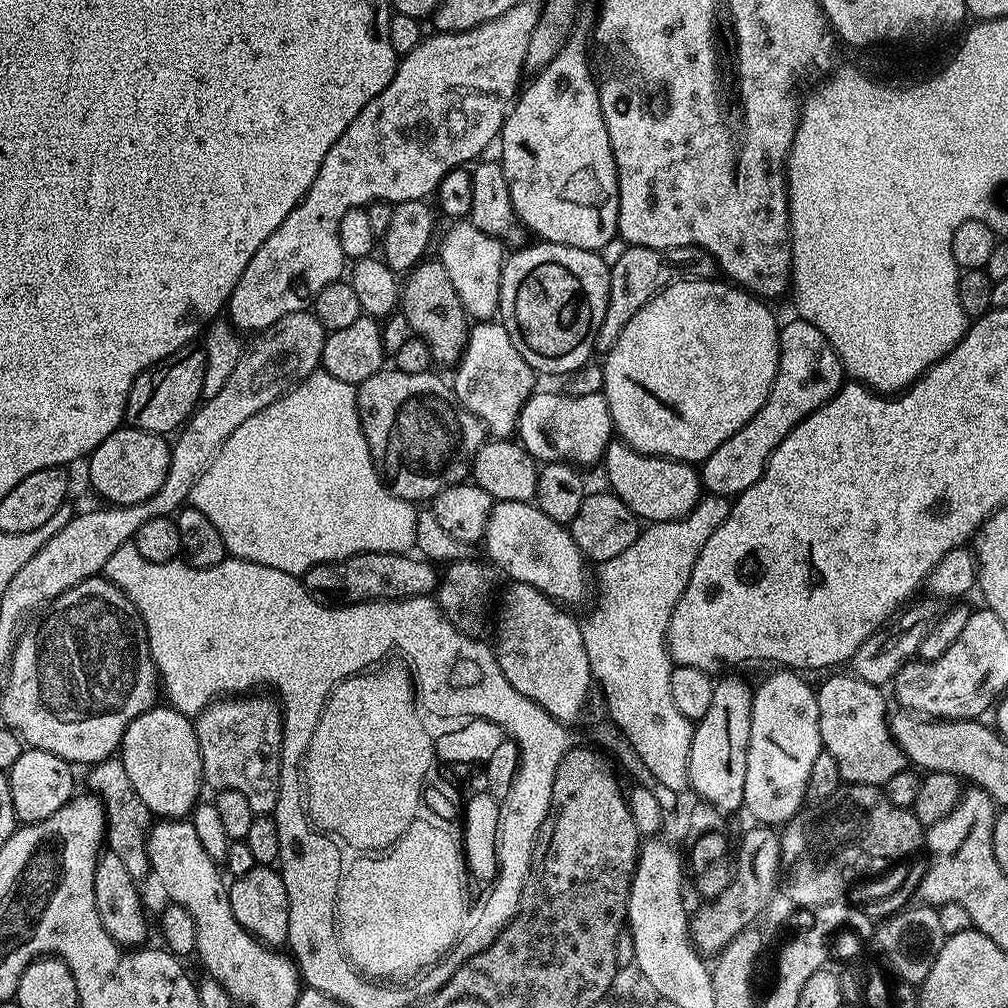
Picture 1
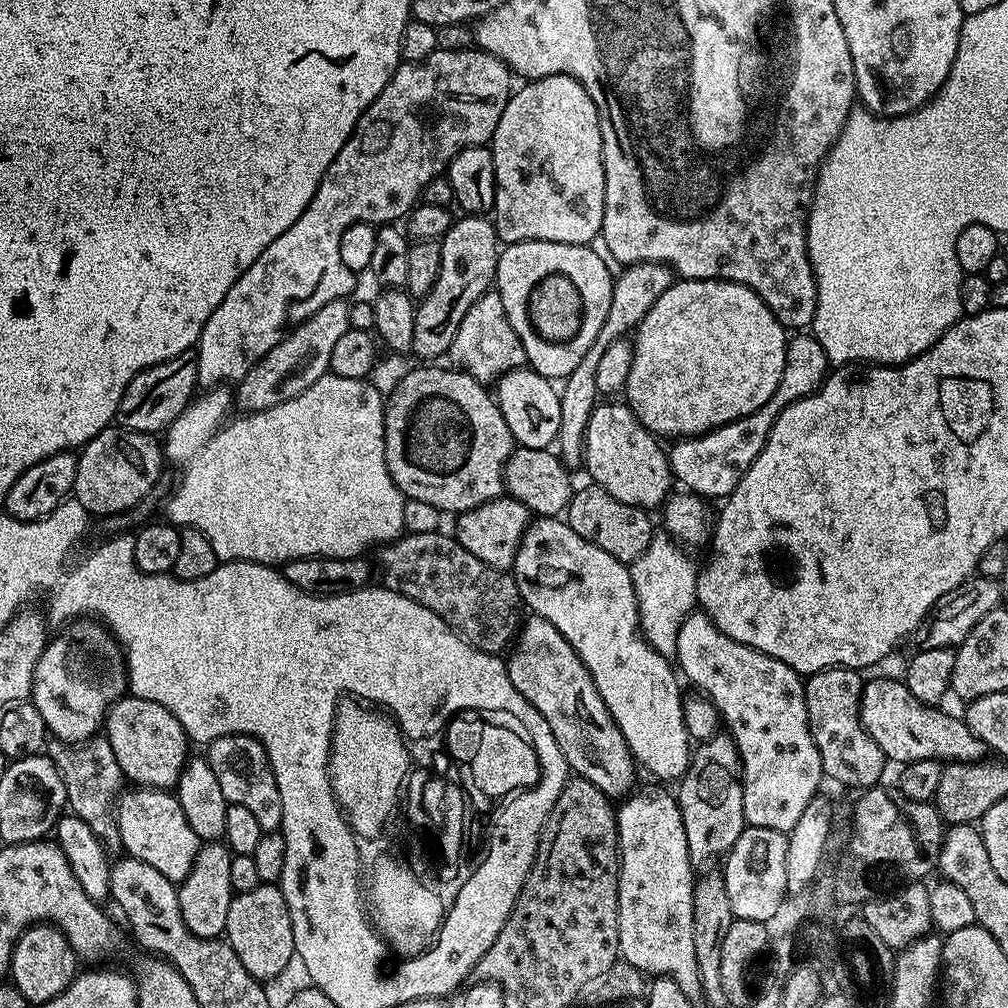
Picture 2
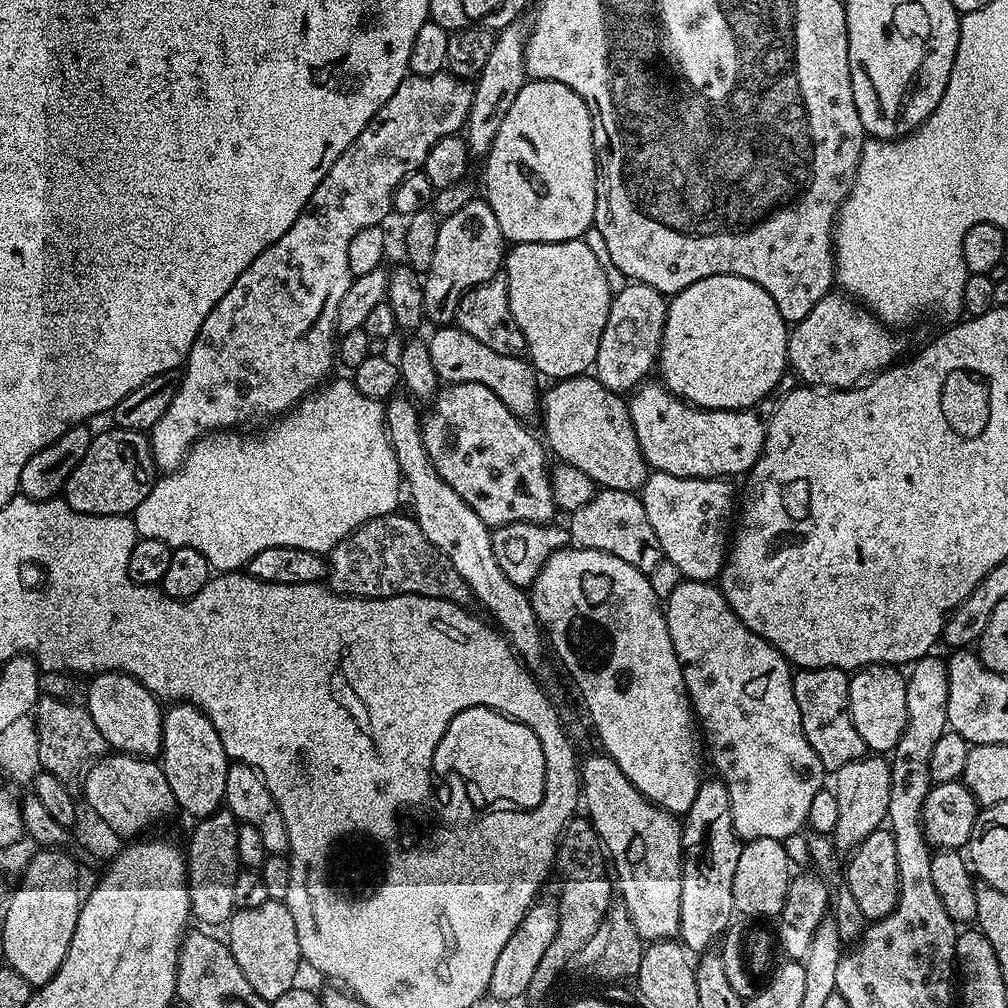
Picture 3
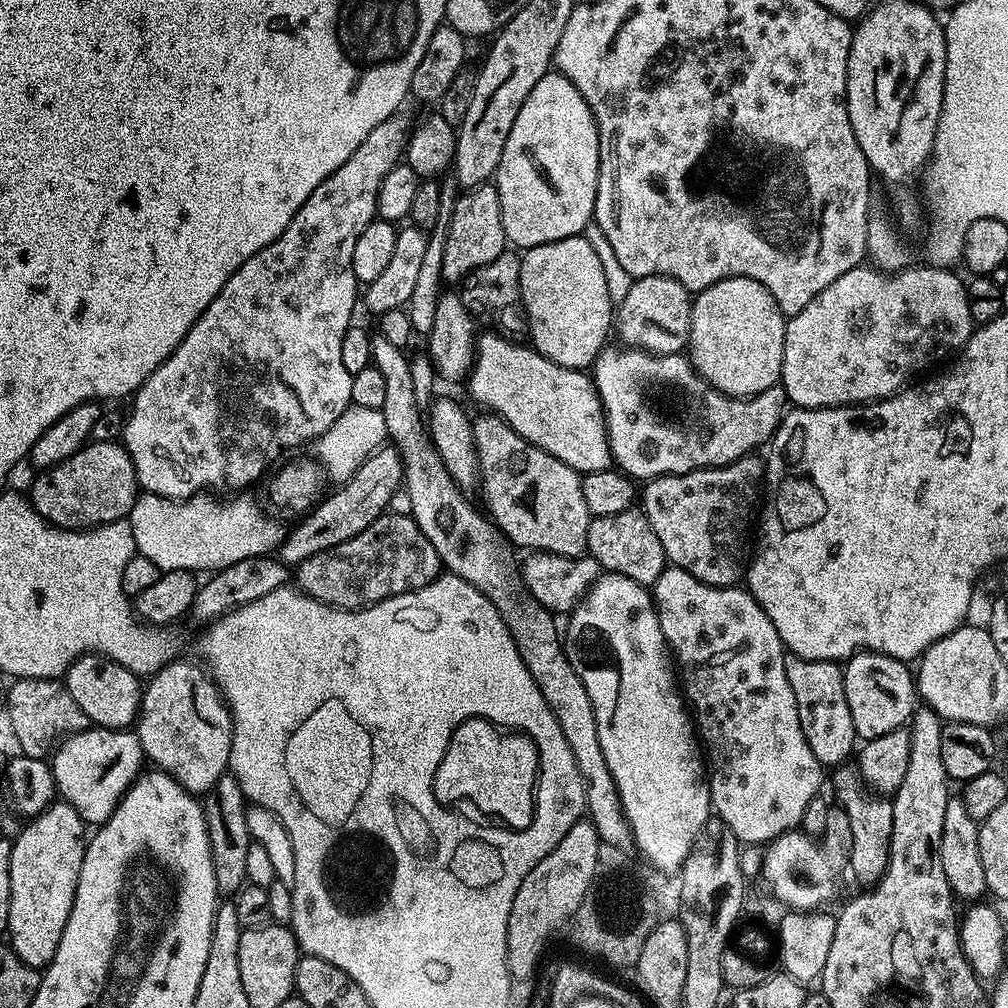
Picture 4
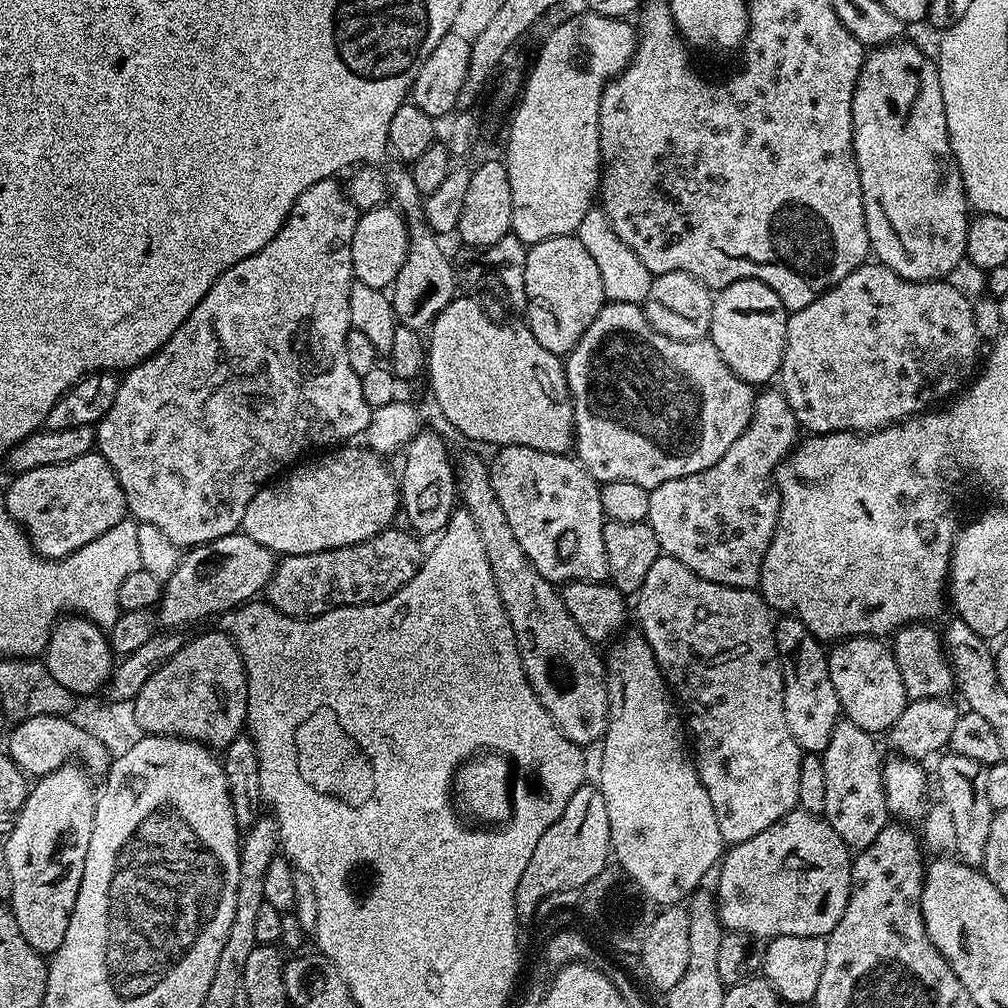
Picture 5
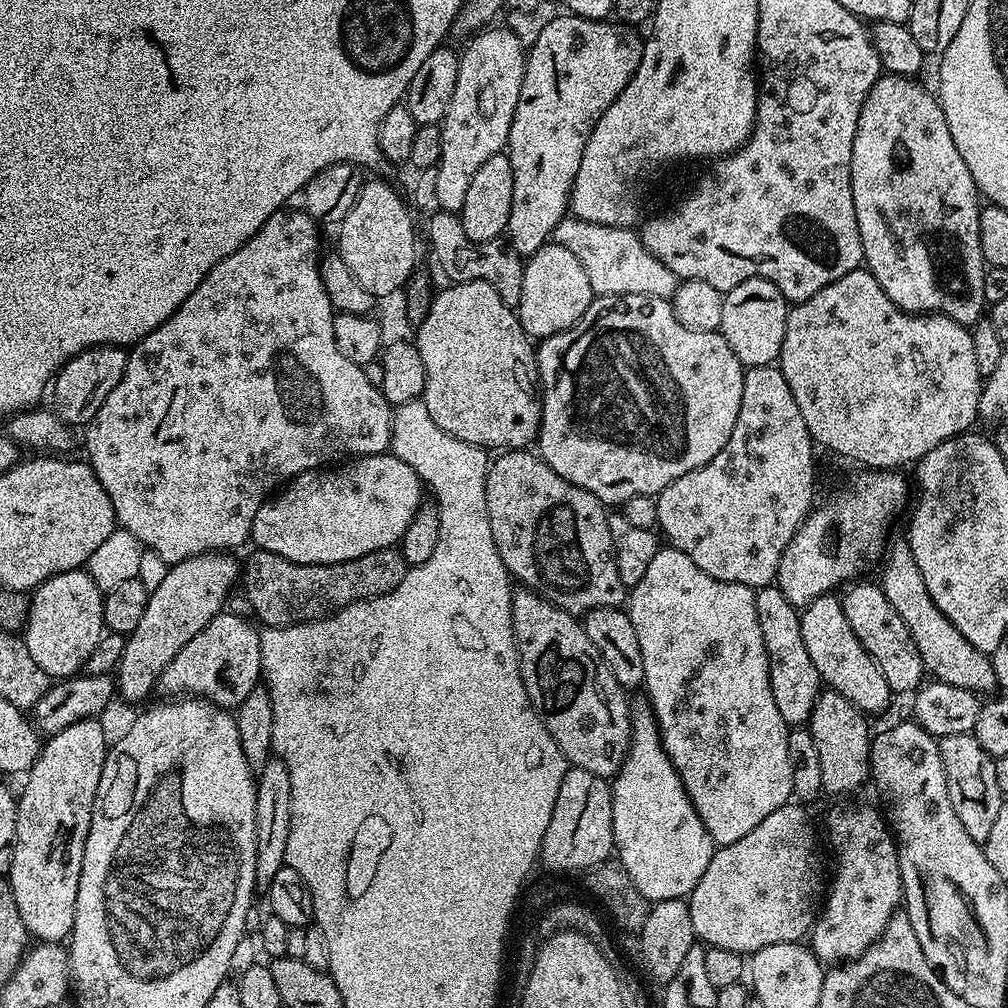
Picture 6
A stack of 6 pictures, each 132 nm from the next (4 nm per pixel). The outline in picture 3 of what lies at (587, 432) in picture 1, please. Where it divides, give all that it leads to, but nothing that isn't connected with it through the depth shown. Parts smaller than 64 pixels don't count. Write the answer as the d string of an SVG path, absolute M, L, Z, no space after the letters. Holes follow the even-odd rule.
M440 326L435 329L432 337L427 337L426 343L430 362L434 366L436 376L445 385L478 382L494 394L508 407L513 414L521 418L537 415L542 404L541 389L536 389L538 373L527 359L519 356L503 356L490 346L482 346L478 338L466 334L466 330L455 326Z

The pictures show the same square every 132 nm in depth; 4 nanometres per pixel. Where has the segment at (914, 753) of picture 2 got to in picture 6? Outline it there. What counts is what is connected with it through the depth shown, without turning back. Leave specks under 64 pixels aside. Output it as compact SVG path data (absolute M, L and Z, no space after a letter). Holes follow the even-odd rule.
M829 594L814 598L800 612L802 640L806 642L806 650L810 653L810 662L814 662L821 681L831 691L842 694L846 702L854 702L854 706L865 714L880 712L893 699L894 693L883 676L882 670L870 658L870 654L858 642L858 634L850 626L844 608L840 605L840 596Z

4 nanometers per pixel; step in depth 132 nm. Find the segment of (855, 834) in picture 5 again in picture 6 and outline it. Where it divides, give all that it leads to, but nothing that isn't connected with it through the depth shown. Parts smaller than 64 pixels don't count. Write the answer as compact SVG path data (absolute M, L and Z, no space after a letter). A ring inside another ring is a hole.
M831 690L821 691L806 727L814 734L814 743L822 757L822 788L827 795L848 798L851 792L869 783L873 733L868 732L868 720L869 717L859 712L854 702L846 702L842 694Z

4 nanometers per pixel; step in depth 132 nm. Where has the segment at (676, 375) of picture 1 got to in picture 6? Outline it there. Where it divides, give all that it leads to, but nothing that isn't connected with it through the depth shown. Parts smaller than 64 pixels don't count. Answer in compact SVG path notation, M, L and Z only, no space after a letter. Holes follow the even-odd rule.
M761 276L750 278L724 293L722 322L718 330L724 335L726 342L730 342L730 350L734 350L734 354L740 359L740 363L744 365L745 369L762 366L763 364L775 365L779 361L789 307L789 301L784 299L783 294L778 290L778 286L774 286L774 282L770 282Z

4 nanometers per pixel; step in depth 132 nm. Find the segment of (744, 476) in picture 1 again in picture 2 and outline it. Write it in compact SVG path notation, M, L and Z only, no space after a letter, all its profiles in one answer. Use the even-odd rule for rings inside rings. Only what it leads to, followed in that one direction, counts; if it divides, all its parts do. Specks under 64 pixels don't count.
M796 334L788 341L786 350L786 366L782 370L782 382L778 382L778 390L754 414L741 420L724 424L714 428L703 436L689 436L675 441L673 448L667 449L668 465L672 468L672 475L677 485L697 496L713 498L727 498L742 482L746 470L762 454L766 446L766 438L782 410L796 400L806 398L811 392L817 392L830 372L830 361L826 350L811 334Z

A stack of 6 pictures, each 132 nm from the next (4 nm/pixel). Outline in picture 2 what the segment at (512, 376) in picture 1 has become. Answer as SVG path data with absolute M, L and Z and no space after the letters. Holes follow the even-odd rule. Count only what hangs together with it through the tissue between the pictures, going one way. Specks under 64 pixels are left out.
M485 292L478 298L478 302L474 302L474 306L470 306L470 310L466 310L466 318L462 318L458 334L454 334L448 356L457 369L469 372L479 384L485 386L499 380L512 368L523 368L528 364L526 350L518 334L514 334L510 318L506 318L506 306L502 306L499 292Z

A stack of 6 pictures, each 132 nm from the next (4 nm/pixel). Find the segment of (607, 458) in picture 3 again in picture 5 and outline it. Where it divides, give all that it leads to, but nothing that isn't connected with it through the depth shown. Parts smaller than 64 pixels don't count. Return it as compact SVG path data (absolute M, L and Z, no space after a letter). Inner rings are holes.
M457 295L430 325L426 336L426 376L432 396L452 428L480 444L530 446L559 456L574 448L572 395L566 382L564 360L555 356L528 328L527 323L495 324L476 300Z

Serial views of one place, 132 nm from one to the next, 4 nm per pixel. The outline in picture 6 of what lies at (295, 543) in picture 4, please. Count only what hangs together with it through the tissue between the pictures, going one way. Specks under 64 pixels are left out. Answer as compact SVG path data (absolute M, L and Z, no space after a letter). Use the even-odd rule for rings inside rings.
M220 550L191 556L171 565L161 585L151 589L146 611L135 630L127 635L123 657L117 664L114 679L120 698L130 702L144 699L155 689L162 670L178 650L223 611L224 600L242 572L239 559L232 556L235 555Z

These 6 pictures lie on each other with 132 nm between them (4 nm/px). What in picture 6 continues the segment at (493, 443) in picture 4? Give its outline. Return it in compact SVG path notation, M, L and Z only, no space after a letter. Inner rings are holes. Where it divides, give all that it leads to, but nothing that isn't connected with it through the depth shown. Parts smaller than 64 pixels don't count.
M504 450L497 456L488 465L486 510L509 577L574 617L595 608L621 607L626 589L618 576L605 505L562 478L535 451Z

